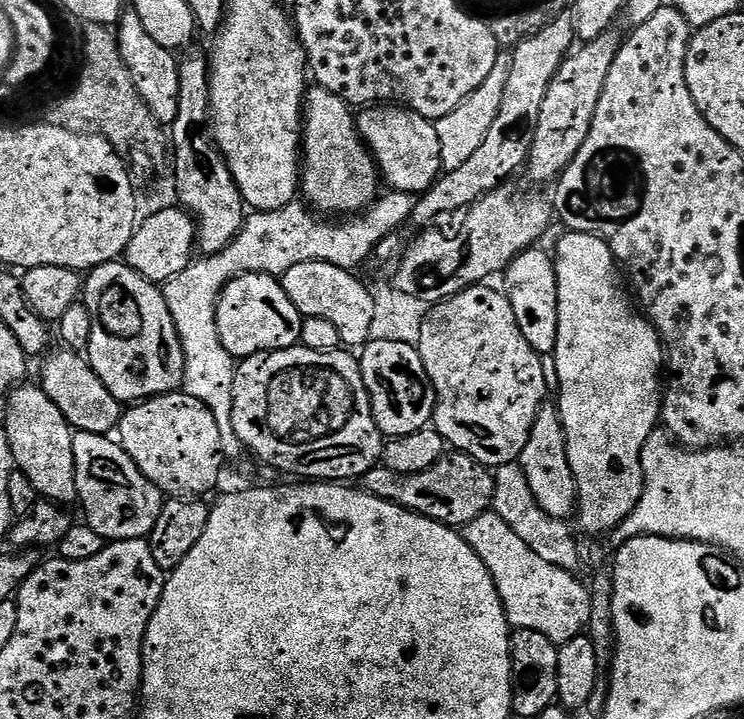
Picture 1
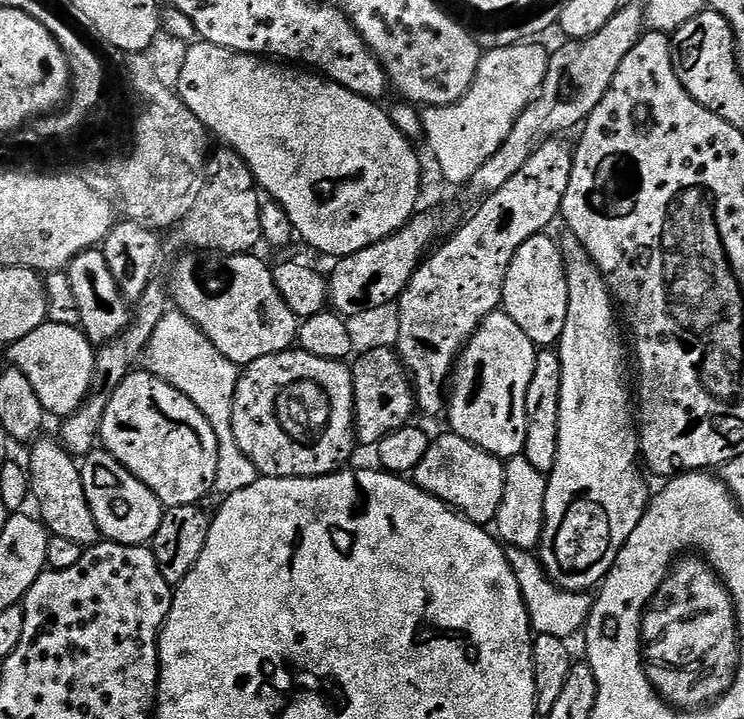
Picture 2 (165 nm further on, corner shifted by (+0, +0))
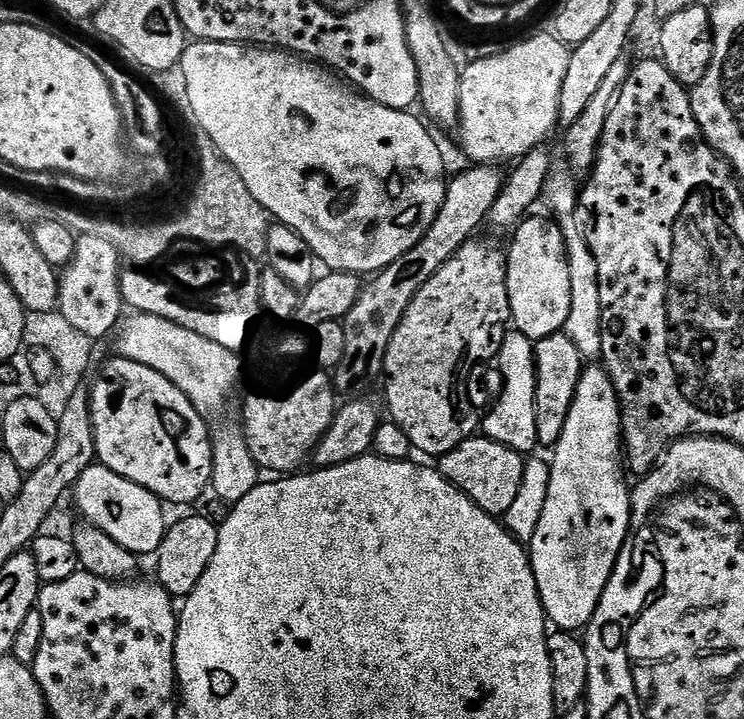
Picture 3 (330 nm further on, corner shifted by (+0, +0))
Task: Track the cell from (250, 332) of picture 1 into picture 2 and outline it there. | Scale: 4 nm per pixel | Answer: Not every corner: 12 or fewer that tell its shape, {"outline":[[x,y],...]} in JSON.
{"outline":[[256,254],[208,292],[190,261],[170,300],[230,362],[289,351],[298,318]]}

